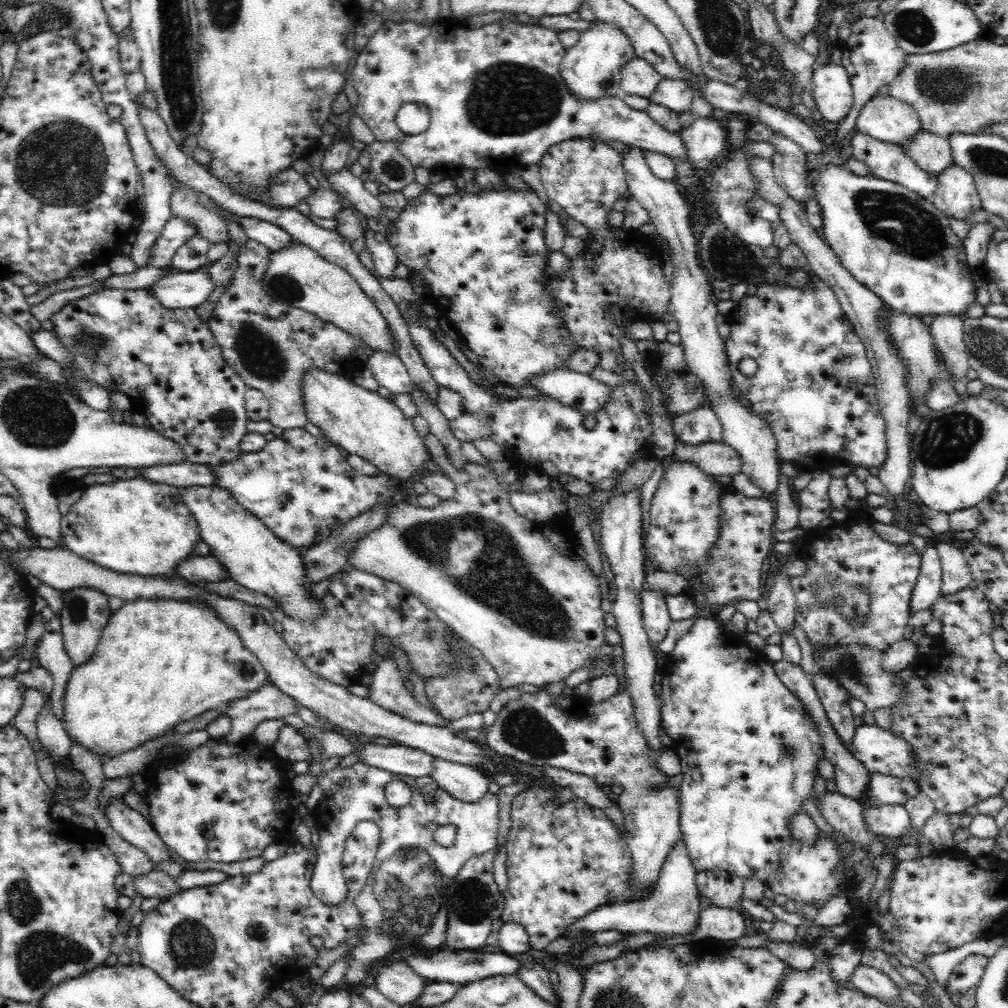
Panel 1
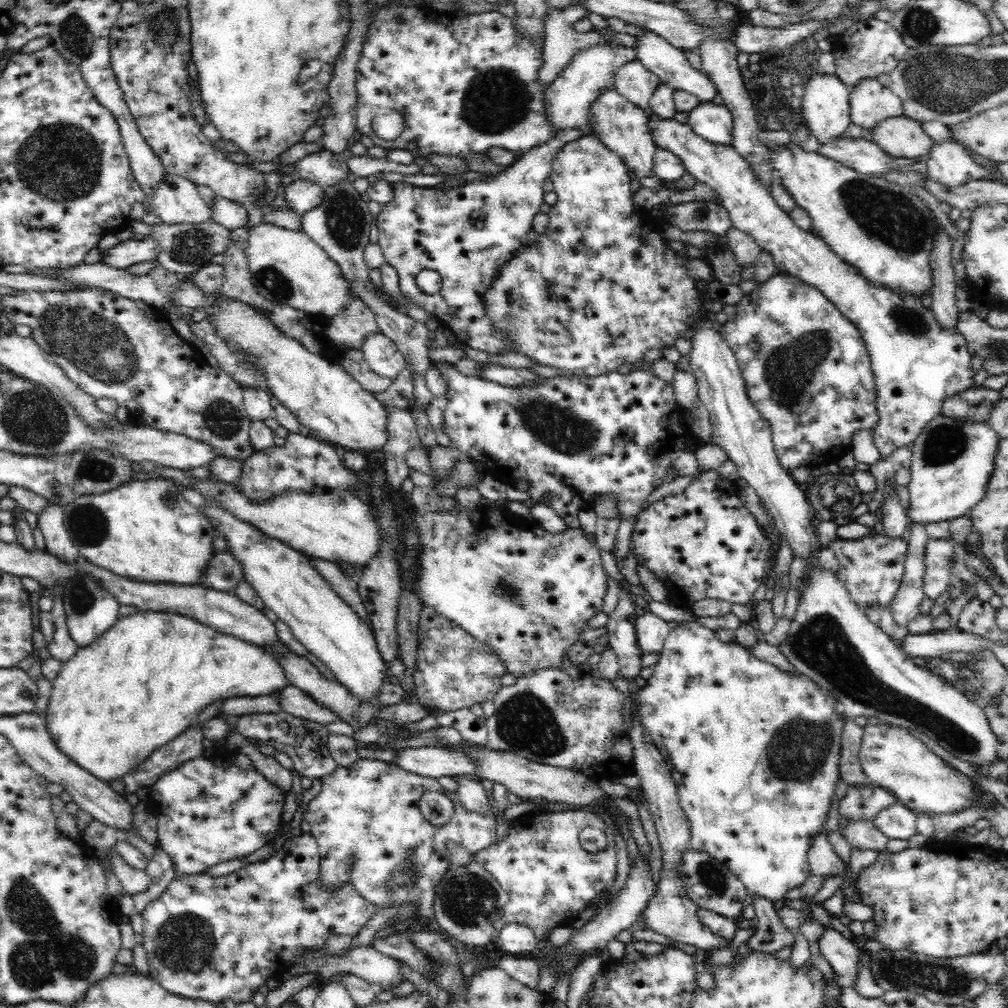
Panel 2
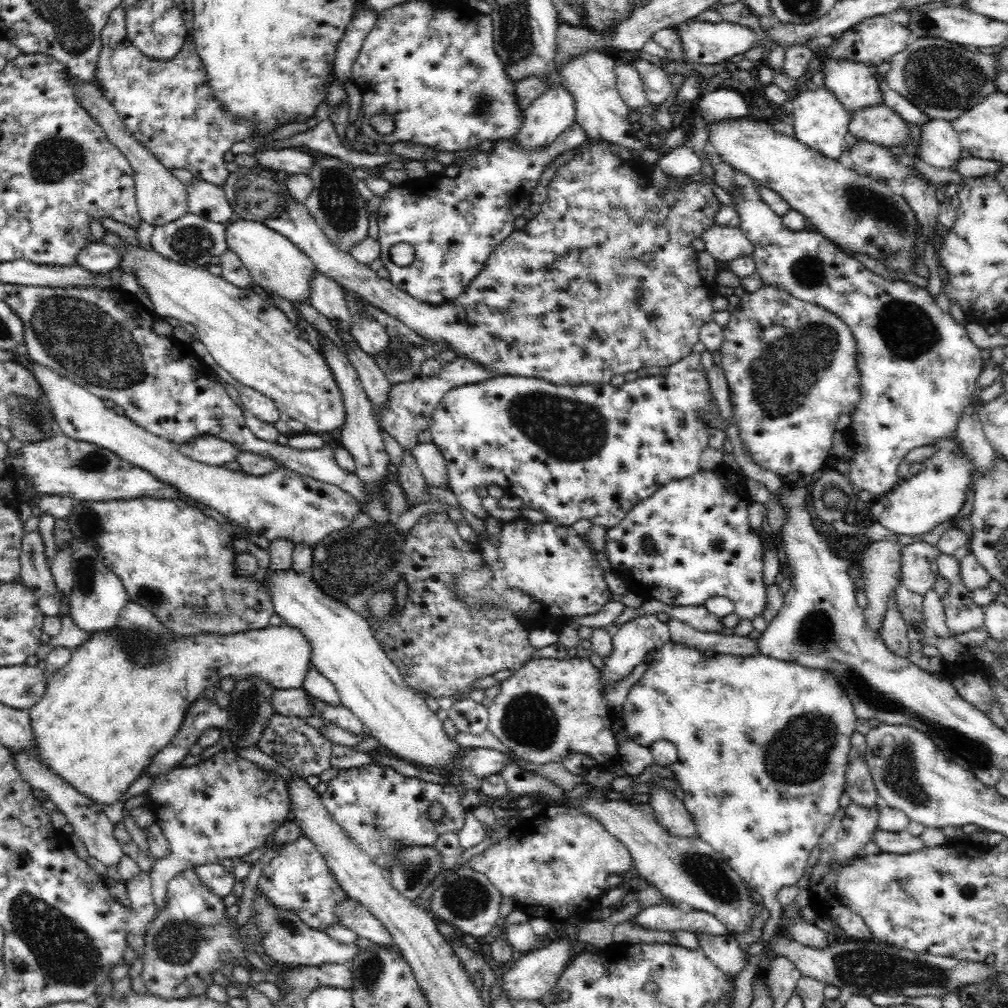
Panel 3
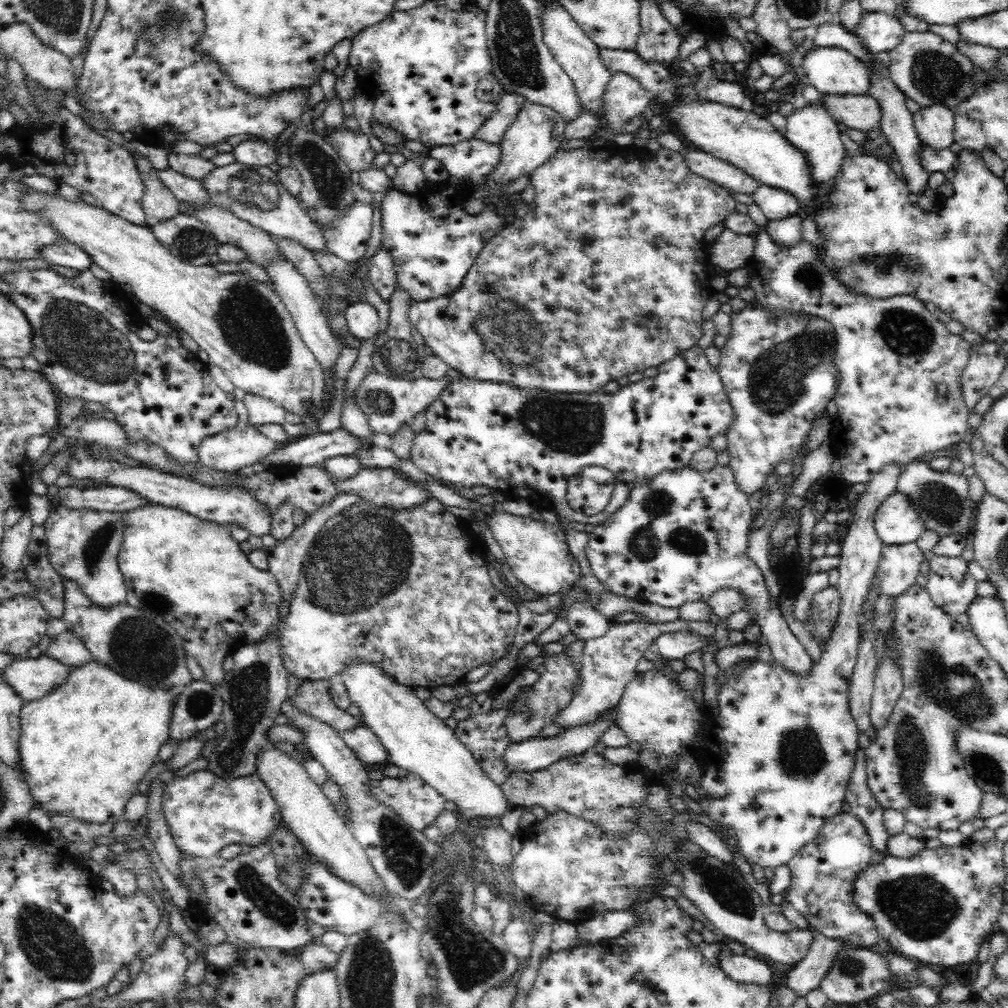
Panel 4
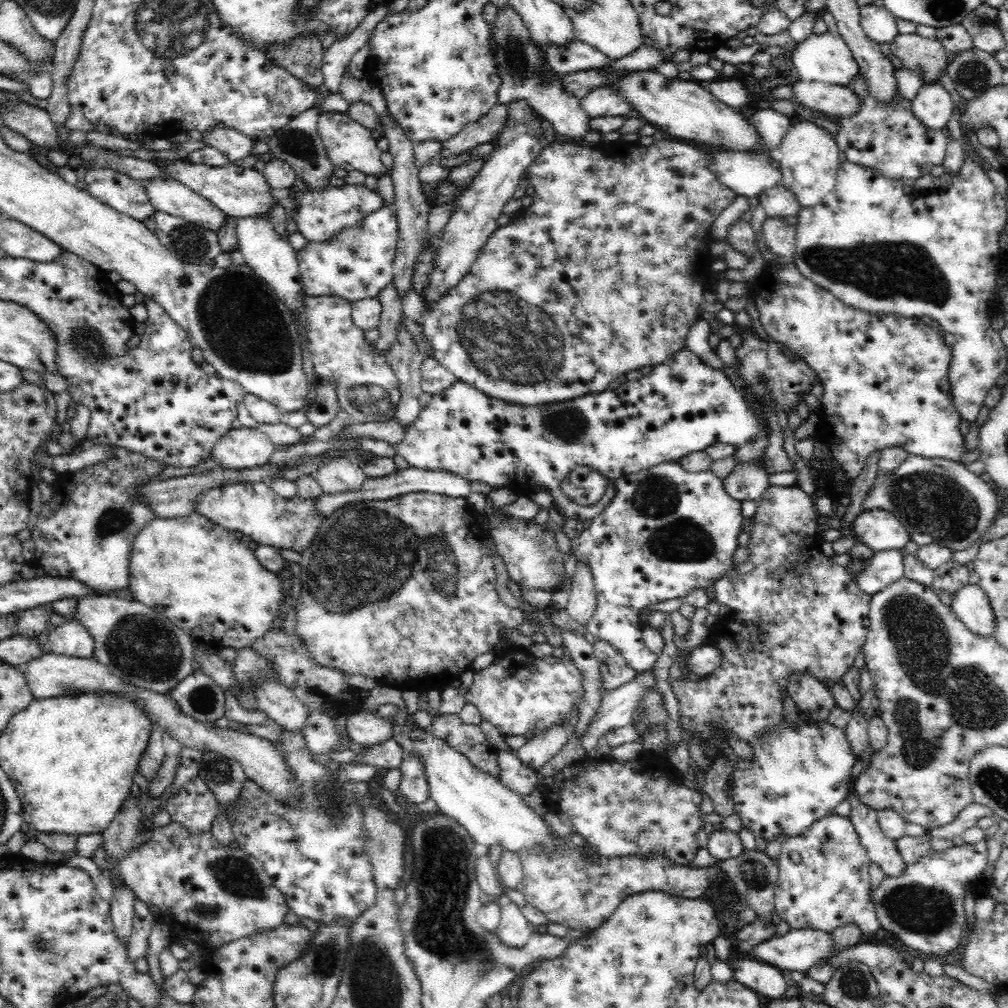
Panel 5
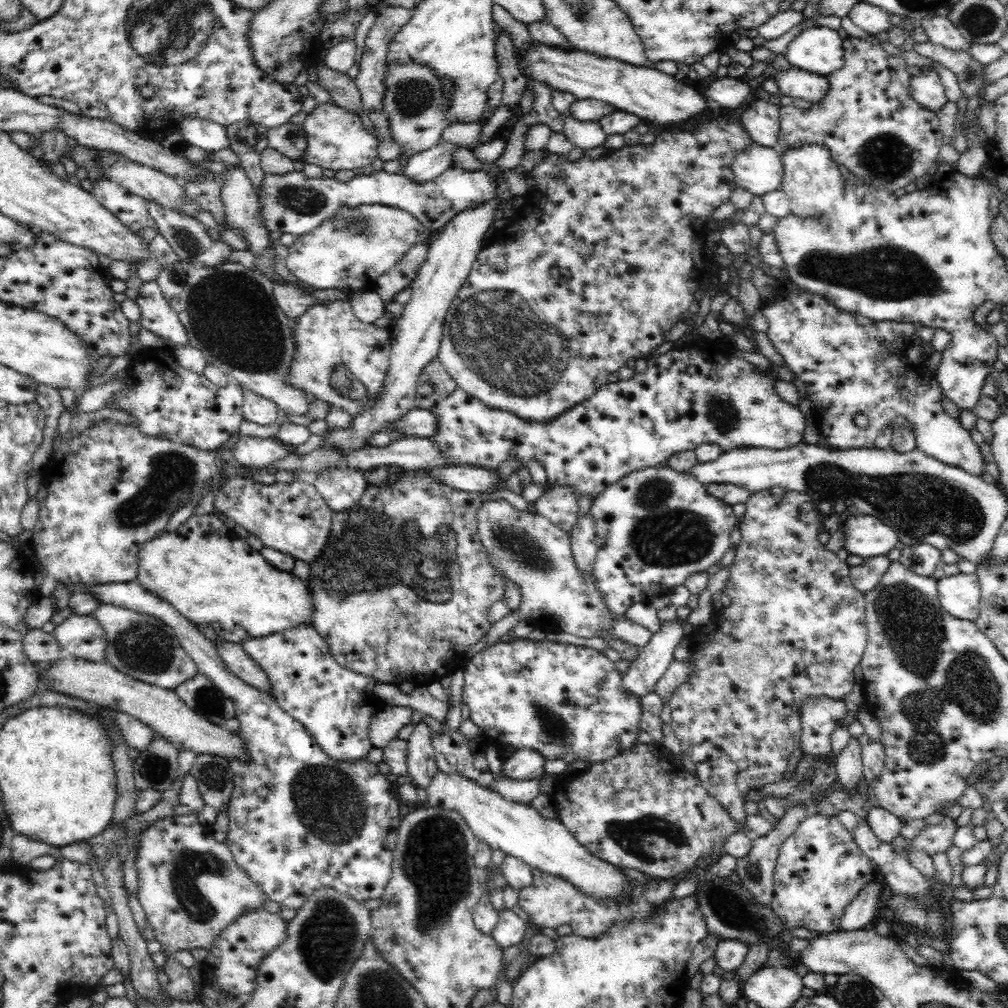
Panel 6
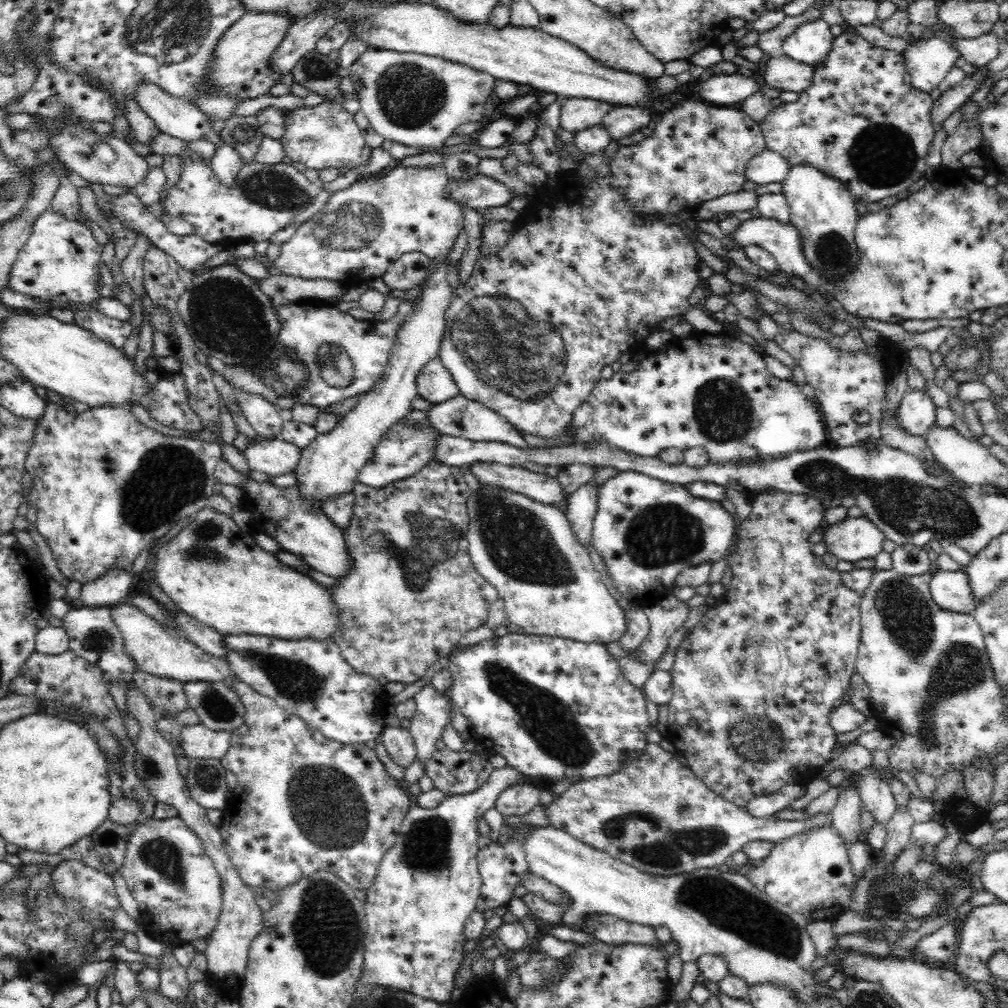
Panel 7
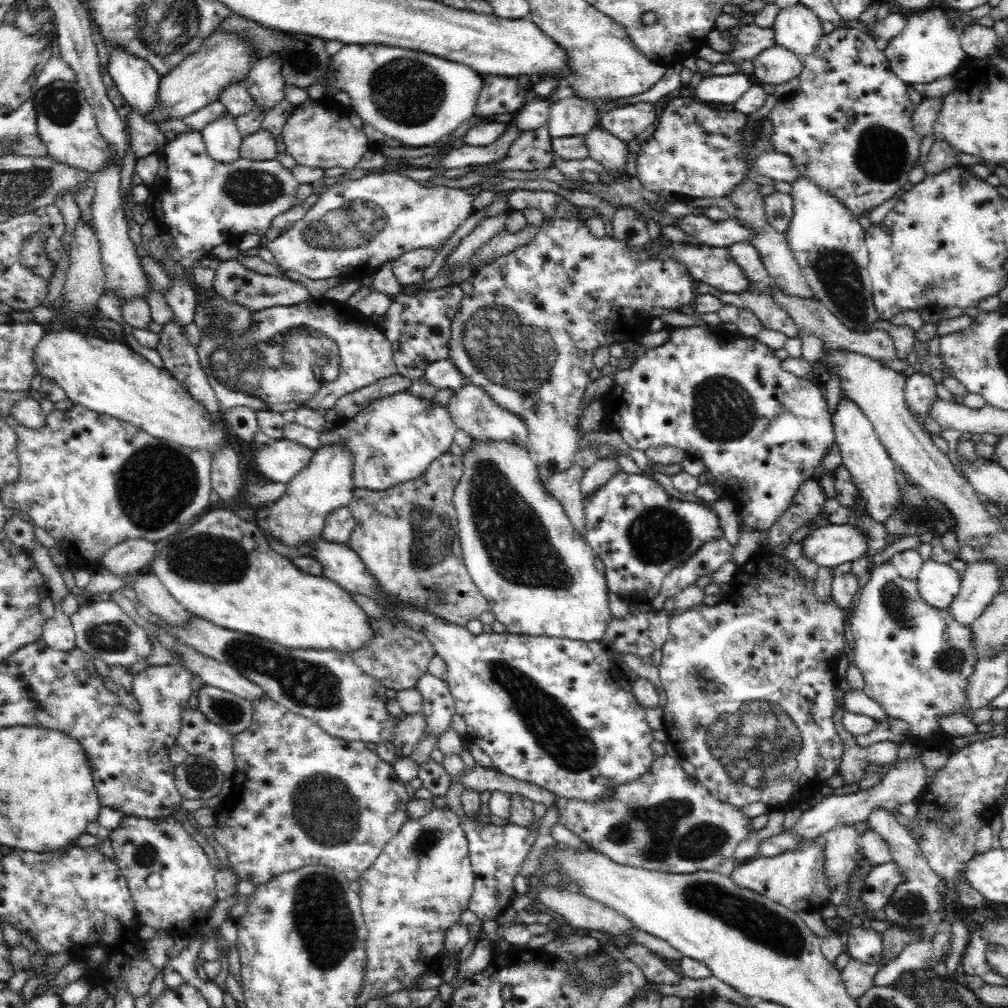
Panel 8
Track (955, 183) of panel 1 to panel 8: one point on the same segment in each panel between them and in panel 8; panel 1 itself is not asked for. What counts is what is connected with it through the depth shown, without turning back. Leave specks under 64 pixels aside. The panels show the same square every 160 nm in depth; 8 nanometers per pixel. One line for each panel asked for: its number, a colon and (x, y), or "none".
2: (948, 163)
3: (939, 144)
4: (934, 124)
5: (932, 104)
6: (926, 88)
7: (927, 61)
8: (928, 48)

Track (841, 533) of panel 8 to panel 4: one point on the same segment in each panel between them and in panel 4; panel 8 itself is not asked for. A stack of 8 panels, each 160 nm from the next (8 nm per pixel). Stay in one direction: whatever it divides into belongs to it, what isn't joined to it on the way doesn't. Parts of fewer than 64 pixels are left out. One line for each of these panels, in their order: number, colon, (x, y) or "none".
4: (896, 522)
5: (879, 531)
6: (864, 536)
7: (853, 539)

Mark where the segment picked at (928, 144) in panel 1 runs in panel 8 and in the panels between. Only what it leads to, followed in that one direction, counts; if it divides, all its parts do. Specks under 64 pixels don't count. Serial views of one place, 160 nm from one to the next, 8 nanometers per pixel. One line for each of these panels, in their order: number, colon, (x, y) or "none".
2: (899, 136)
3: (878, 124)
4: (861, 112)
5: (837, 99)
6: (797, 83)
7: (783, 73)
8: (776, 65)

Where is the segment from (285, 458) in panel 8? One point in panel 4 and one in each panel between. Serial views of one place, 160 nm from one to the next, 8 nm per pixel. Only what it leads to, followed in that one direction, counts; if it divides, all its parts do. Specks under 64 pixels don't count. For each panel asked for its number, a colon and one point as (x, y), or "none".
4: (229, 451)
5: (242, 448)
6: (260, 453)
7: (273, 457)

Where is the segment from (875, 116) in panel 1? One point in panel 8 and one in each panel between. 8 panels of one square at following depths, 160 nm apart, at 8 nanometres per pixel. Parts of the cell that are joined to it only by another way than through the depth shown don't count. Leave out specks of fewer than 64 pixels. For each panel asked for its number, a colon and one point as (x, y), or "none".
2: (869, 101)
3: (854, 85)
4: (830, 70)
5: (825, 57)
6: (818, 49)
7: (809, 43)
8: (797, 28)

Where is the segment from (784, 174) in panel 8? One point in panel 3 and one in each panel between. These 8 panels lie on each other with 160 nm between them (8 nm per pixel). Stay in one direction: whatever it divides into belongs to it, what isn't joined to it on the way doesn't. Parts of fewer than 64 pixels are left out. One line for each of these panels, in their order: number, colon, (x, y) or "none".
3: (682, 162)
4: (702, 163)
5: (748, 174)
6: (759, 169)
7: (768, 166)

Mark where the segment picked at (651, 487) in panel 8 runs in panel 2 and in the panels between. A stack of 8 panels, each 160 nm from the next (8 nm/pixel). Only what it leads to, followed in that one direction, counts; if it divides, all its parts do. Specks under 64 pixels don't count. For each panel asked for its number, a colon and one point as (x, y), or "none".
2: (703, 543)
3: (691, 540)
4: (682, 535)
5: (665, 531)
6: (654, 528)
7: (646, 530)

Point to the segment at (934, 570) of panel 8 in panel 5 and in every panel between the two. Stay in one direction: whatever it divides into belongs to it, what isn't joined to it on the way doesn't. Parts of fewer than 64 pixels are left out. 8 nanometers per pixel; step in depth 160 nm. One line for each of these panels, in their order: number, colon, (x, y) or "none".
5: (969, 604)
6: (959, 594)
7: (950, 590)

